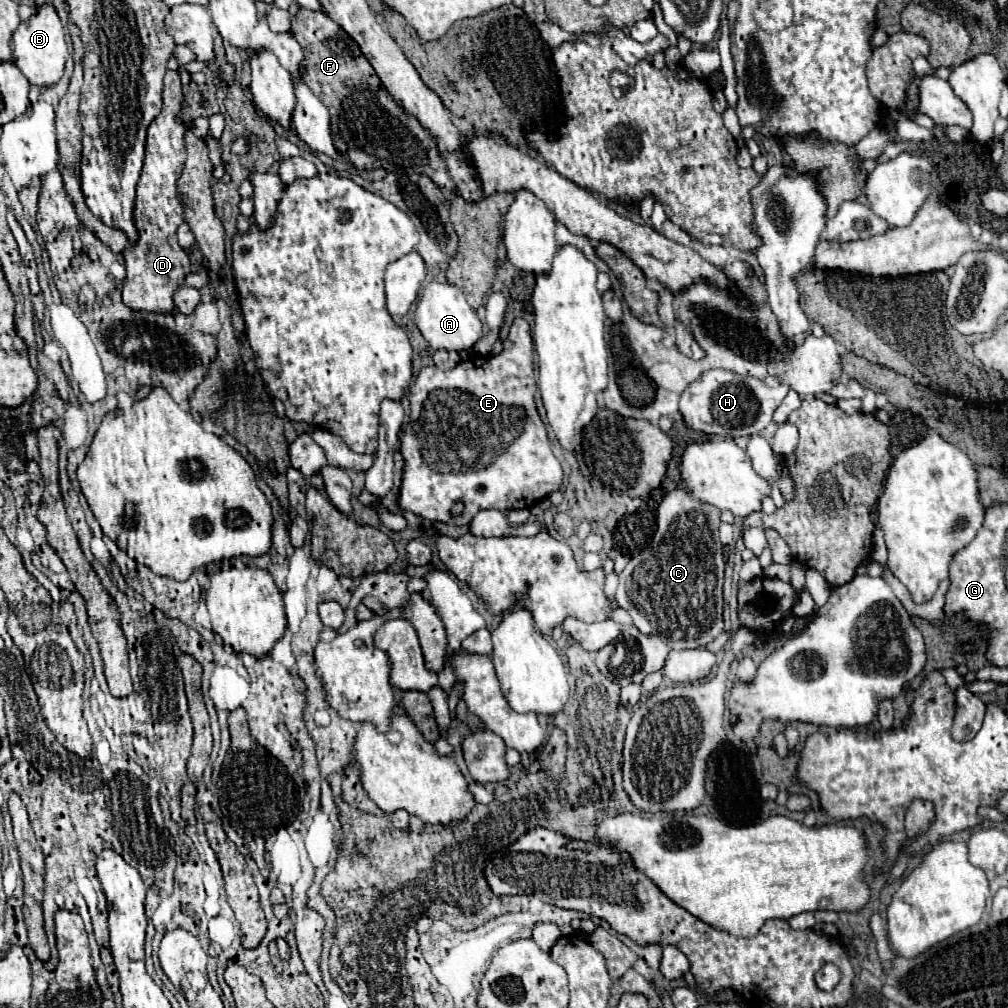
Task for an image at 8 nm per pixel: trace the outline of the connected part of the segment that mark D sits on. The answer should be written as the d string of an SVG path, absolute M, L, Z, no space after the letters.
M169 70L165 74L163 108L147 130L145 160L141 178L137 182L133 216L139 240L123 250L127 268L127 276L123 282L123 304L131 310L169 314L173 310L173 292L183 284L185 274L191 272L189 258L177 242L177 228L183 222L183 206L177 198L177 178L185 162L185 146L183 146L185 124L177 122L181 106L183 106L183 92L179 74L175 70Z

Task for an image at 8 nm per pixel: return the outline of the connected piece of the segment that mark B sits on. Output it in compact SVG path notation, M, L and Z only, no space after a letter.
M51 4L41 6L33 18L19 24L19 28L13 32L11 38L11 50L13 50L13 64L29 80L29 84L35 84L39 88L49 88L59 82L65 70L65 60L69 56L69 50L65 42L65 28L61 26L59 16Z

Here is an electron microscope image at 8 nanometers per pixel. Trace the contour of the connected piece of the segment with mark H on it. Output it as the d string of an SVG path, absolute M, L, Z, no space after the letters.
M709 370L699 380L695 380L681 394L681 414L689 428L715 434L719 438L739 438L759 434L773 418L789 388L783 384L765 384L751 376L741 376L731 370Z

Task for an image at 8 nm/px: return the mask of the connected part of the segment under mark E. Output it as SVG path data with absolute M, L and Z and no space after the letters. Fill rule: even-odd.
M523 318L513 320L501 354L475 356L459 362L453 370L439 370L437 366L423 368L409 390L409 416L415 416L415 428L413 420L409 424L415 442L411 446L401 446L399 450L405 462L399 490L399 508L431 522L467 526L479 510L495 508L505 512L515 508L531 508L549 492L557 490L563 480L563 470L551 452L547 430L537 414L533 402L535 390L531 326ZM455 500L465 502L465 512L461 516L451 516L449 512Z

